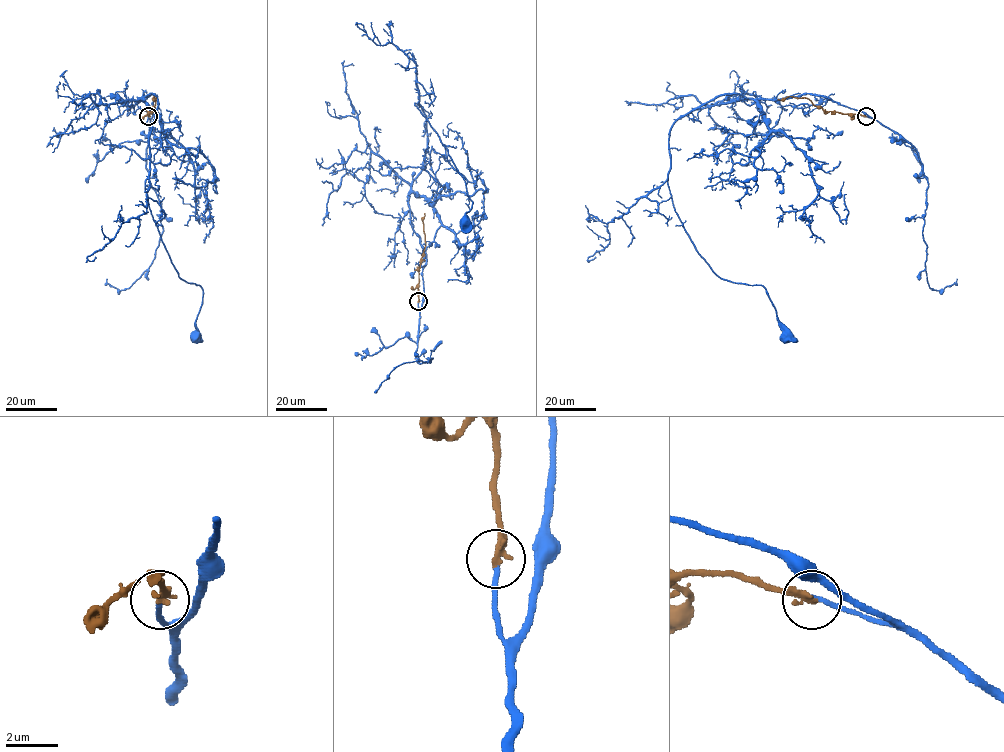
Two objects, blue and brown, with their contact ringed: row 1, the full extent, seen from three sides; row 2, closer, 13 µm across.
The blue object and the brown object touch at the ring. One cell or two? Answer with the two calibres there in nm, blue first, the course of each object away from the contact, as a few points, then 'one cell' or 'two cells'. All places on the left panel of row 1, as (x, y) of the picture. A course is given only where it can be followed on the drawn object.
190/280 nm | blue via (149, 116), (155, 95), (139, 100), (152, 93), (157, 116), (145, 187), (179, 277), (202, 289), (198, 337) | brown via (149, 116), (156, 100), (154, 96), (154, 99) | one cell

